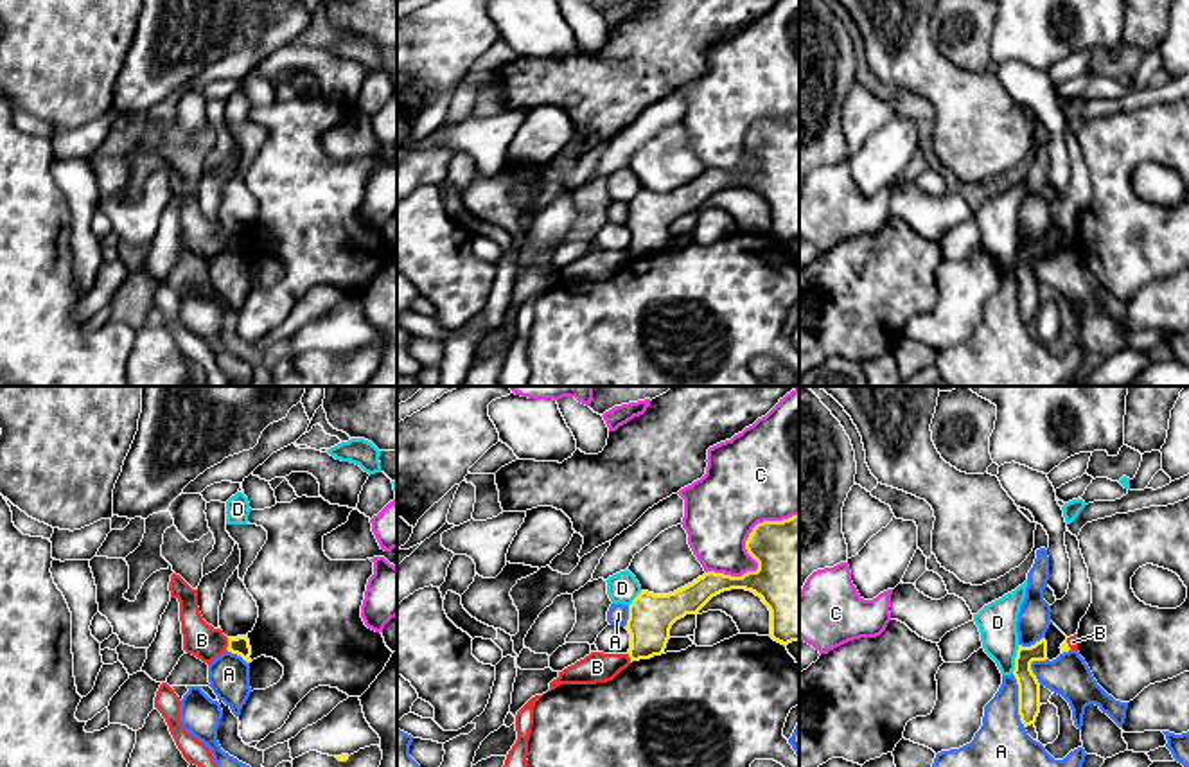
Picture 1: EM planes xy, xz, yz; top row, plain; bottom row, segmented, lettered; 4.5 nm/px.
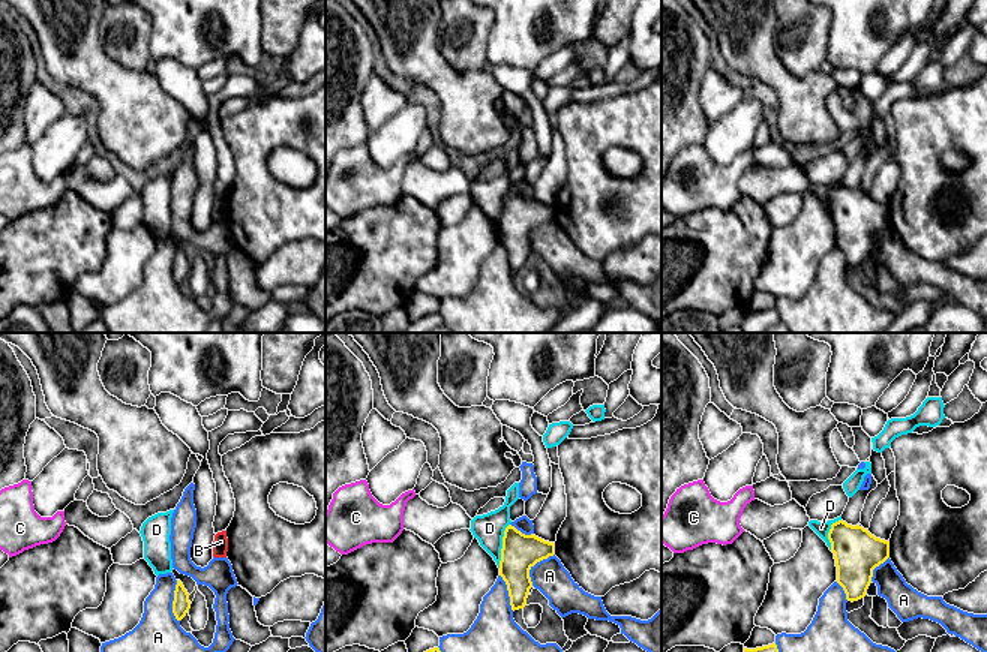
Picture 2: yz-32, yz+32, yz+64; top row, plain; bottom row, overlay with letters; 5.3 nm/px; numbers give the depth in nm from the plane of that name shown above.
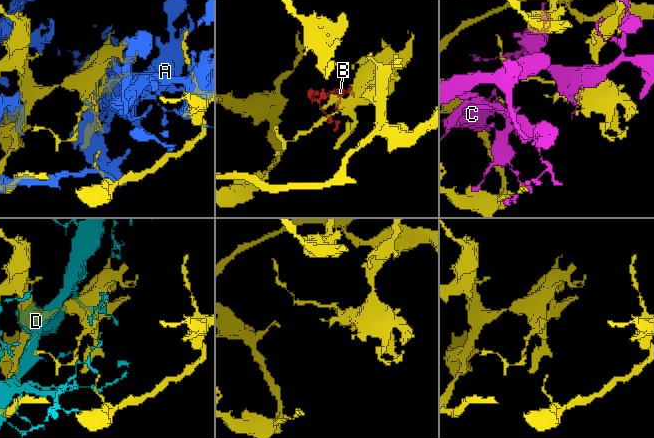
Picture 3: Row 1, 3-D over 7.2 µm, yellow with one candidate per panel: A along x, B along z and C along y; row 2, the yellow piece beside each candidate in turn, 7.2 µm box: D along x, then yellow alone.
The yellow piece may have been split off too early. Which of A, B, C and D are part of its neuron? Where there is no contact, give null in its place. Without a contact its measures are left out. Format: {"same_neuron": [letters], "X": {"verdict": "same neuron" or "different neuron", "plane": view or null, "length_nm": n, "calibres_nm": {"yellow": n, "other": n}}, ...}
{"same_neuron": [], "A": {"verdict": "different neuron", "plane": "yz", "length_nm": 260, "calibres_nm": {"yellow": 100, "other": 280}}, "B": {"verdict": "different neuron", "plane": "xy", "length_nm": 60, "calibres_nm": {"yellow": 90, "other": 160}}, "C": {"verdict": "different neuron", "plane": "xz", "length_nm": 500, "calibres_nm": {"yellow": 380, "other": 340}}, "D": {"verdict": "different neuron", "plane": "yz", "length_nm": 130, "calibres_nm": {"yellow": 100, "other": 180}}}

